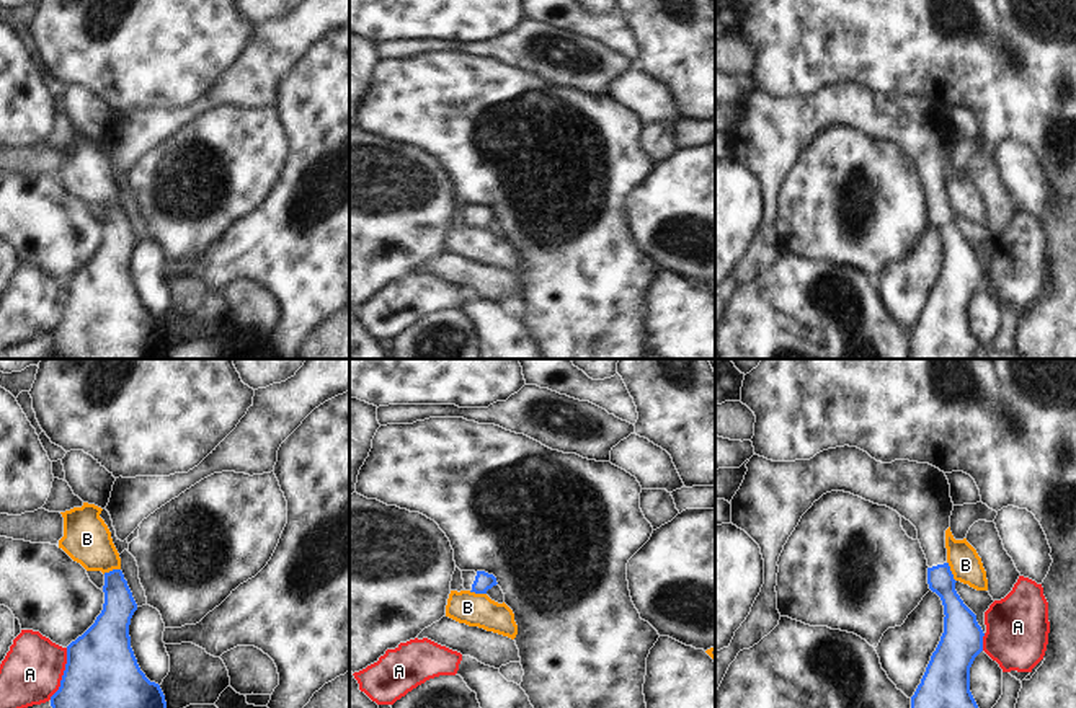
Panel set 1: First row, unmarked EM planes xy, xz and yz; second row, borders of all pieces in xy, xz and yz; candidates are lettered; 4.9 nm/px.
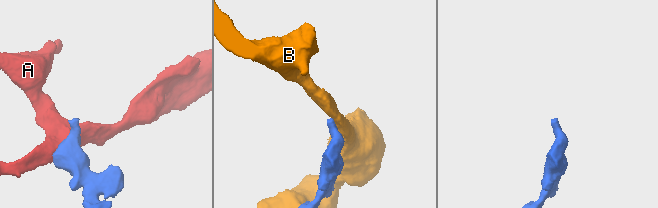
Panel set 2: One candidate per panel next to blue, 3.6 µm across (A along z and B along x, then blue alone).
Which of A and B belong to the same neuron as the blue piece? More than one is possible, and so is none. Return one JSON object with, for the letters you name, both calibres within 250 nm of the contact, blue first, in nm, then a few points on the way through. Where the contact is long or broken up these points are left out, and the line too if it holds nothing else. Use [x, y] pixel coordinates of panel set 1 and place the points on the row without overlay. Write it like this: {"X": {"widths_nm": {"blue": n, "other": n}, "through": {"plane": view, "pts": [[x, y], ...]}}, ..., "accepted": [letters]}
{"accepted": []}

